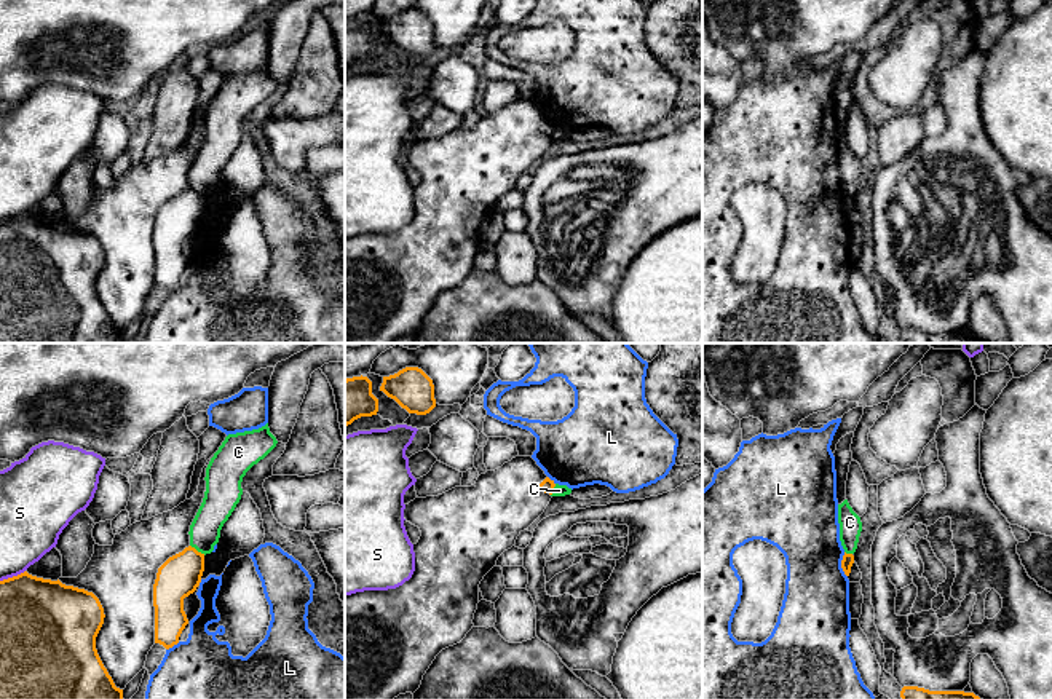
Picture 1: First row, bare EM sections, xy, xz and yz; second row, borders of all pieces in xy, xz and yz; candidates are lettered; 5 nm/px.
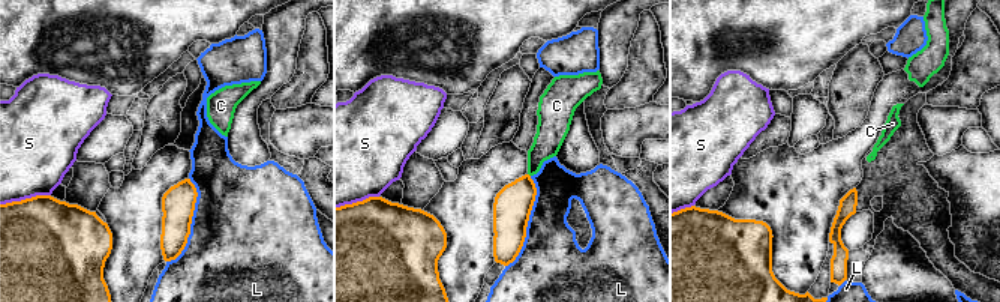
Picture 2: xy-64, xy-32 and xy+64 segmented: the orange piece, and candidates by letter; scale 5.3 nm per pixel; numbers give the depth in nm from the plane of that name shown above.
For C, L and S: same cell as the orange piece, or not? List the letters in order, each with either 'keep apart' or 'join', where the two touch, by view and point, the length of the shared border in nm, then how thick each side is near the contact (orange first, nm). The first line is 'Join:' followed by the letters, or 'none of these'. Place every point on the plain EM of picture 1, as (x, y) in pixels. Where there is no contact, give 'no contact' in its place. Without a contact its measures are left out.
Join: none of these
C: keep apart | xy (197, 193) | 90 nm | 200/160 nm
L: keep apart | yz (842, 208) | 130 nm | 60/340 nm
S: keep apart | xy (13, 219) | 140 nm | 400/280 nm

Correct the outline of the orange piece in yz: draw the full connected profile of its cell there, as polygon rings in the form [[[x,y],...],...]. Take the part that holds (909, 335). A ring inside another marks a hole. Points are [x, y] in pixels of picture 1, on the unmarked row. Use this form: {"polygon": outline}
{"polygon": [[[904,329],[902,343],[983,343],[974,335],[964,334],[929,334],[918,329]]]}

